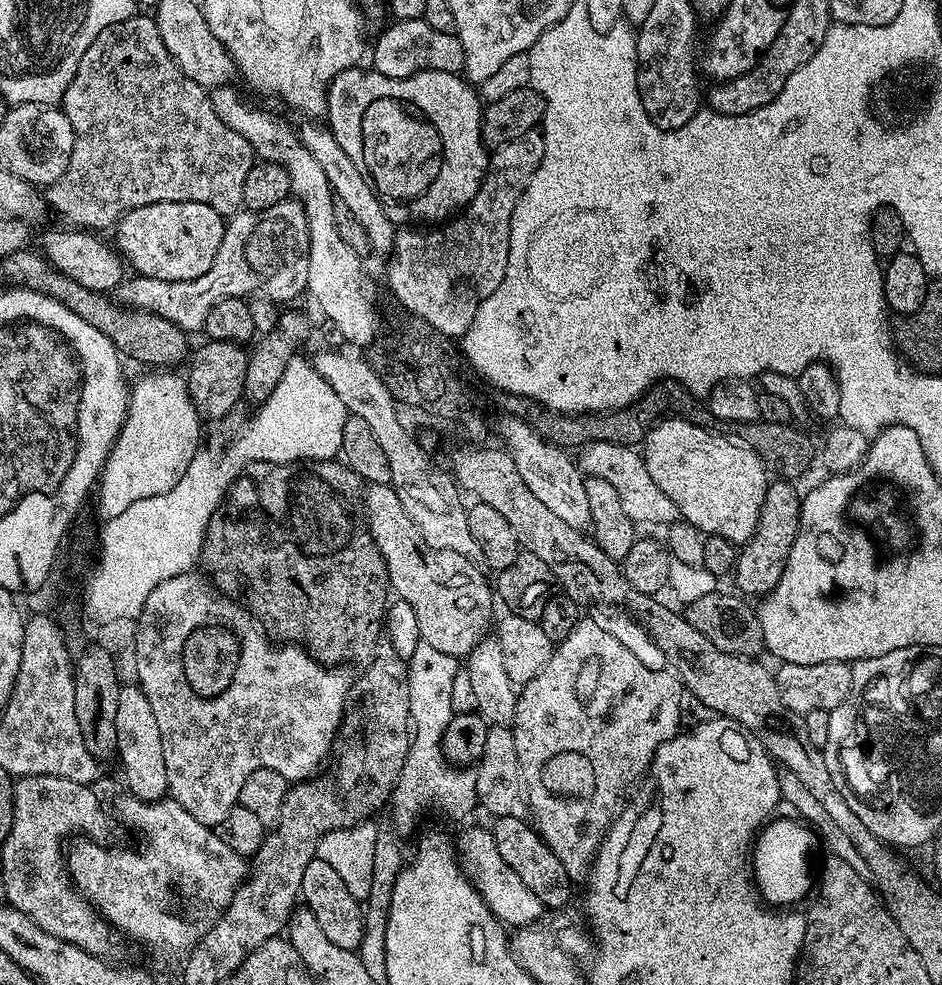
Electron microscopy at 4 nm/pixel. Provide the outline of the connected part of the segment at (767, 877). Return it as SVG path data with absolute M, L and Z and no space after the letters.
M804 823L800 828L794 826L780 826L780 828L772 828L768 830L768 834L760 832L753 843L753 850L750 854L752 863L752 873L754 884L757 893L761 899L776 908L784 908L787 906L794 906L800 901L810 890L816 882L814 868L812 872L812 858L815 846L818 846L817 835Z

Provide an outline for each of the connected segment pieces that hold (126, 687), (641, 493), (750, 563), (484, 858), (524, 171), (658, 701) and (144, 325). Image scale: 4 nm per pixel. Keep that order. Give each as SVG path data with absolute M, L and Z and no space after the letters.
M125 683L118 694L118 714L114 714L114 726L118 730L116 756L120 768L124 771L127 791L140 800L163 800L169 795L166 778L166 758L162 754L162 733L158 731L158 722L154 710L146 699L139 683Z
M598 442L586 444L578 452L578 465L585 477L603 478L614 486L618 494L618 502L622 502L622 510L631 518L633 524L661 524L667 526L677 519L678 513L674 502L658 490L658 482L650 478L650 470L646 470L643 455L635 447L614 442Z
M776 478L766 490L766 498L762 502L762 510L758 514L758 526L754 534L739 549L736 557L734 577L736 584L745 597L763 598L778 586L778 578L782 578L782 570L786 570L786 562L790 558L790 550L794 546L794 538L800 529L801 493L795 492L787 479Z
M487 827L466 829L460 837L455 837L454 851L466 879L474 886L474 890L478 890L478 894L496 915L497 920L503 922L509 929L515 930L537 923L541 919L540 915L545 915L546 909L538 894L534 894L530 886L526 886L526 882L522 882L522 878L518 878L518 874L510 870L510 866L506 866Z
M536 130L522 134L522 138L514 138L514 142L506 142L501 148L497 148L491 153L488 161L488 173L484 176L484 181L478 190L478 194L474 194L474 198L468 204L468 207L463 209L459 215L449 219L447 222L441 223L439 226L433 227L436 228L433 232L420 232L424 230L397 231L396 241L392 244L392 251L390 253L390 259L392 259L392 261L388 264L388 284L392 287L392 292L396 295L397 302L400 303L406 311L413 312L416 316L421 316L421 318L425 320L423 323L427 325L433 333L439 334L441 337L456 336L456 338L463 338L470 330L470 322L474 322L474 314L478 314L478 306L482 306L482 302L486 302L486 298L490 298L490 294L494 294L494 290L498 290L498 286L502 286L502 278L506 274L506 262L510 254L510 218L512 217L512 211L518 202L518 198L522 198L522 194L526 190L526 186L530 182L534 170L538 170L538 166L542 162L543 153L544 141L541 133Z
M582 618L574 626L574 630L570 630L568 637L562 643L553 647L552 657L548 659L546 666L542 666L542 670L538 670L538 674L529 684L525 684L519 689L516 698L516 718L512 733L514 734L514 746L518 750L520 778L524 782L531 819L534 821L540 836L548 843L548 849L560 859L562 866L566 866L568 876L573 878L587 877L589 867L592 861L596 859L596 852L600 848L604 833L612 825L612 821L621 807L620 795L643 772L645 775L651 769L652 759L656 757L658 746L662 746L670 737L681 731L680 708L682 712L682 700L680 704L680 692L682 693L682 685L671 671L663 671L655 672L654 669L647 668L618 637L611 636L602 625L595 624L594 621L588 620L588 618Z
M21 250L16 253L14 258L8 258L3 261L4 272L8 275L8 284L12 286L23 286L46 294L50 298L54 298L58 302L62 302L62 306L66 306L66 310L74 310L74 314L78 314L78 318L83 318L85 322L90 322L90 326L95 326L101 334L106 334L106 338L110 338L110 342L114 342L117 352L121 357L137 360L140 364L152 364L158 370L172 370L177 366L183 365L189 359L190 347L188 348L189 333L182 331L178 326L174 326L174 322L170 322L166 318L162 318L153 312L147 312L145 308L133 306L133 308L123 308L120 304L115 304L111 299L111 295L95 292L86 286L82 286L78 282L74 282L74 278L66 278L66 274L62 274L49 260L44 259L37 251L28 252L29 250Z

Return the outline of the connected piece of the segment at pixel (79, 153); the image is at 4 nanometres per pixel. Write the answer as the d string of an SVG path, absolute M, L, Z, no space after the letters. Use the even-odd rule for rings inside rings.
M137 14L129 20L107 25L92 39L86 54L82 54L82 58L75 65L73 80L64 94L62 107L66 118L70 118L70 126L74 126L74 150L70 154L70 162L68 169L64 171L64 176L55 180L53 184L47 185L46 201L47 207L52 212L54 210L62 219L74 223L71 225L86 230L100 230L96 228L108 227L111 229L120 217L130 210L134 210L138 206L150 206L154 202L166 202L167 200L202 202L206 206L218 210L218 214L225 218L231 218L241 211L244 203L242 186L246 186L246 174L250 174L254 163L254 153L250 142L246 142L246 138L242 138L242 134L238 134L238 130L230 130L230 126L226 126L226 122L222 122L222 118L218 118L212 105L212 97L206 89L198 82L186 78L186 74L182 74L182 70L166 50L166 42L162 42L162 34L158 34L158 26L151 15Z

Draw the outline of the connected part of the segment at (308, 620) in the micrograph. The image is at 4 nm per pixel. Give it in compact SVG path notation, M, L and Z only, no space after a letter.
M336 458L314 460L311 461L310 466L305 466L300 462L271 464L270 462L254 461L253 464L248 465L243 474L236 477L232 487L228 489L227 496L221 500L220 507L216 509L216 513L212 515L212 520L208 524L204 535L204 544L200 547L199 563L202 568L204 564L203 571L207 573L220 592L243 605L257 621L265 620L265 622L260 622L265 625L272 624L271 631L274 636L274 631L276 631L275 639L277 641L303 646L317 662L325 666L353 666L352 664L360 666L371 660L372 655L376 653L376 644L382 638L382 629L386 624L386 609L390 603L390 585L386 562L382 558L374 538L368 532L358 488L356 492L357 477L349 472L347 463Z

